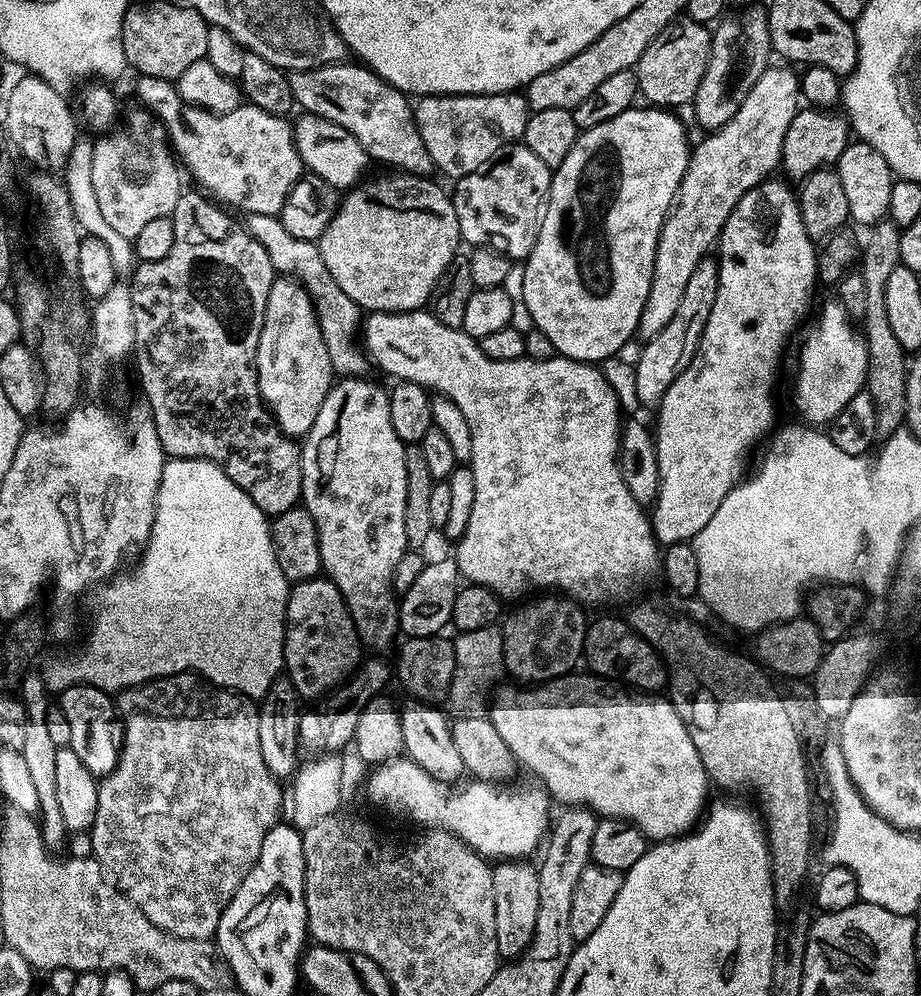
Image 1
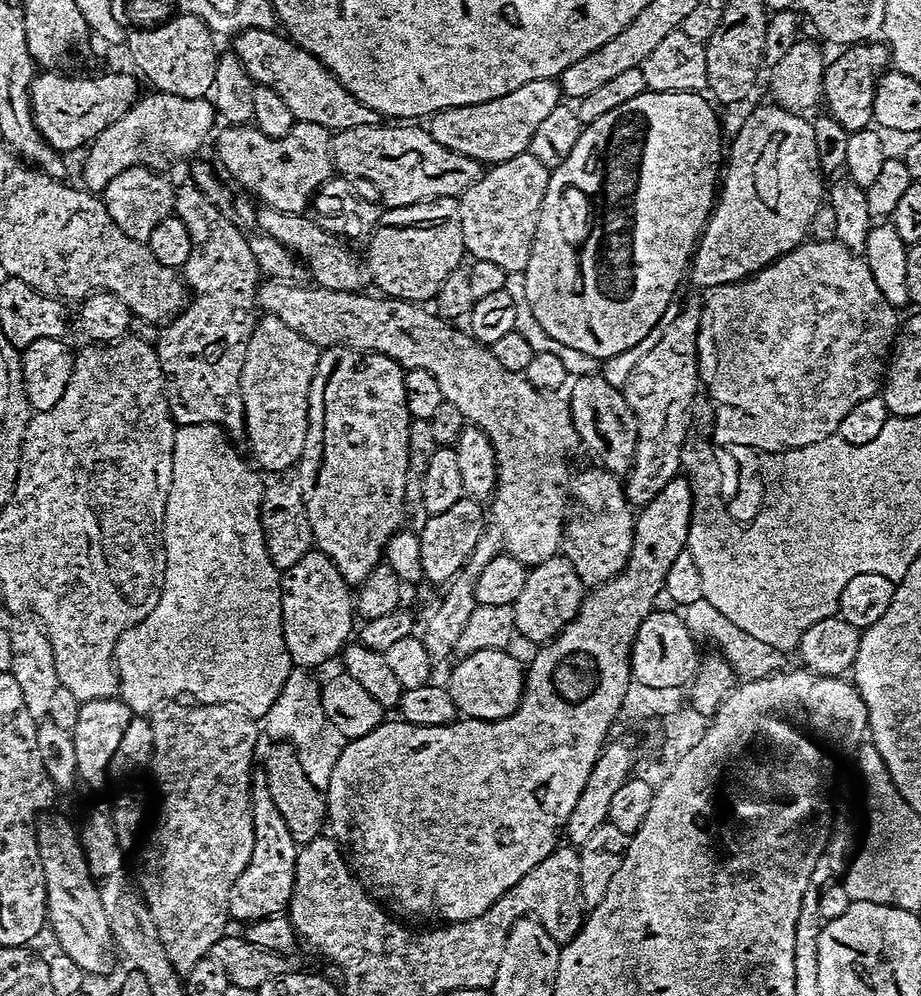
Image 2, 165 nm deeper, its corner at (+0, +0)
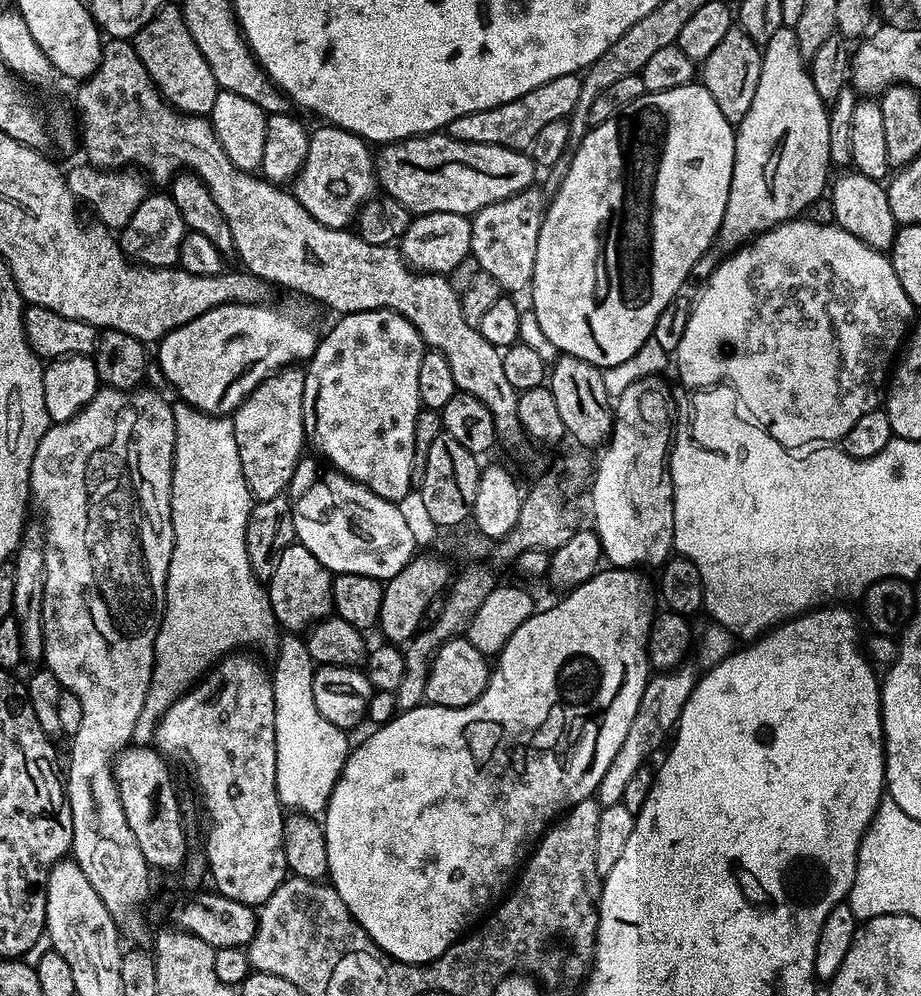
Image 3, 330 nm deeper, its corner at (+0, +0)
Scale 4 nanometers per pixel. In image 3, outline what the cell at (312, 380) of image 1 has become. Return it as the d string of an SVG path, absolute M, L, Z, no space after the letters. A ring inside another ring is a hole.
M289 366L267 376L236 407L231 417L234 442L238 442L238 458L242 462L242 474L246 478L246 486L252 491L253 501L285 495L294 478L296 465L305 455L304 372L298 369Z

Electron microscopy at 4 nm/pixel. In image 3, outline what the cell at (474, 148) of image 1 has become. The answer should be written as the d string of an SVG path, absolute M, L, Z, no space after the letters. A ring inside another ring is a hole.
M574 72L562 74L562 78L550 78L550 82L530 90L530 94L526 94L520 100L454 118L454 122L448 124L447 135L454 137L458 142L493 144L503 148L513 148L515 152L525 151L547 124L571 117L578 102L578 94L582 94L583 85L583 79Z

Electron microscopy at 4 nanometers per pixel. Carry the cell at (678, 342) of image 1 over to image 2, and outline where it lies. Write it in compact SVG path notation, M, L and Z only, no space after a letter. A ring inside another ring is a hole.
M688 304L674 316L659 329L658 335L651 341L652 349L639 353L641 356L637 358L636 365L622 383L626 402L636 415L636 453L632 468L623 481L628 503L633 506L645 506L658 498L666 482L673 480L682 468L681 453L685 451L690 413L694 408L692 399L700 384L696 343L700 340L701 305L699 308L696 304Z

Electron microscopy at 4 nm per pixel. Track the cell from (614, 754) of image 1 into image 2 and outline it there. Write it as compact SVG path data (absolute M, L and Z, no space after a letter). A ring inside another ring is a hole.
M502 648L478 650L461 657L458 664L451 665L452 673L448 676L446 687L461 717L477 722L491 722L514 714L524 696L526 668L510 653L511 651Z

